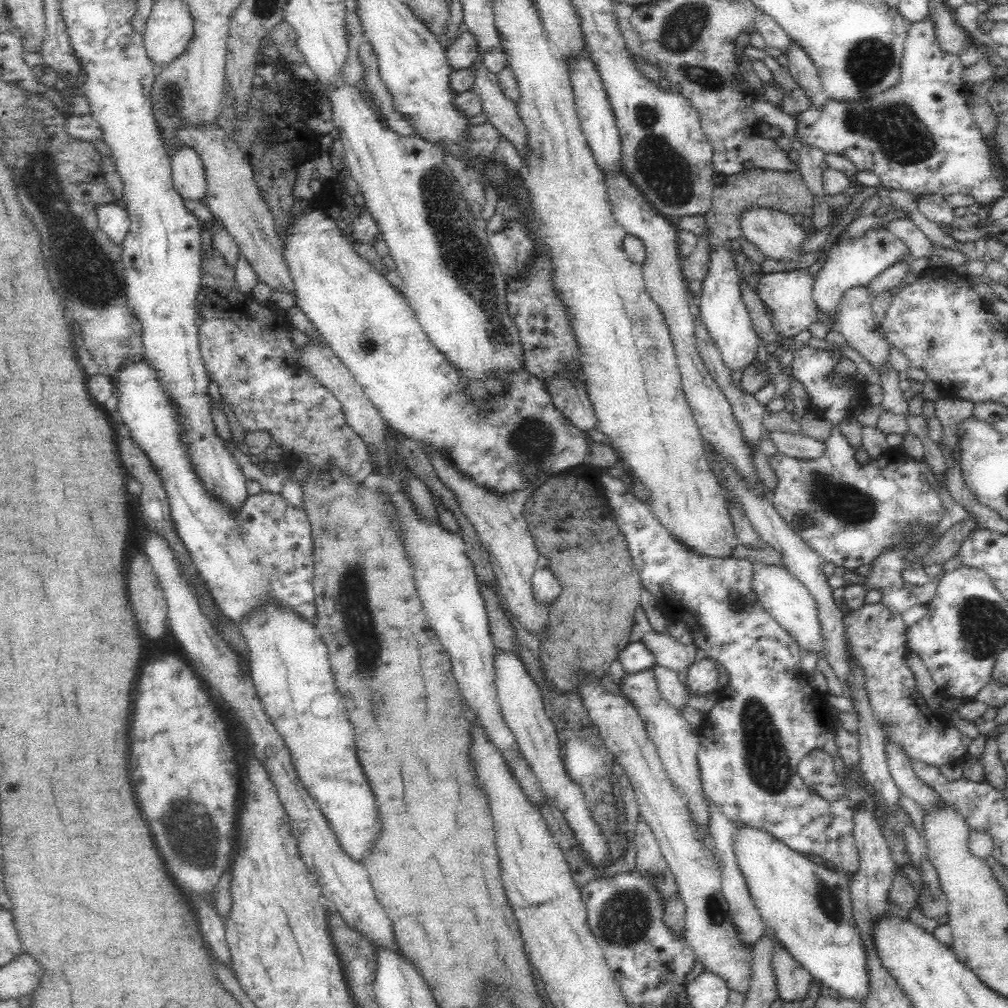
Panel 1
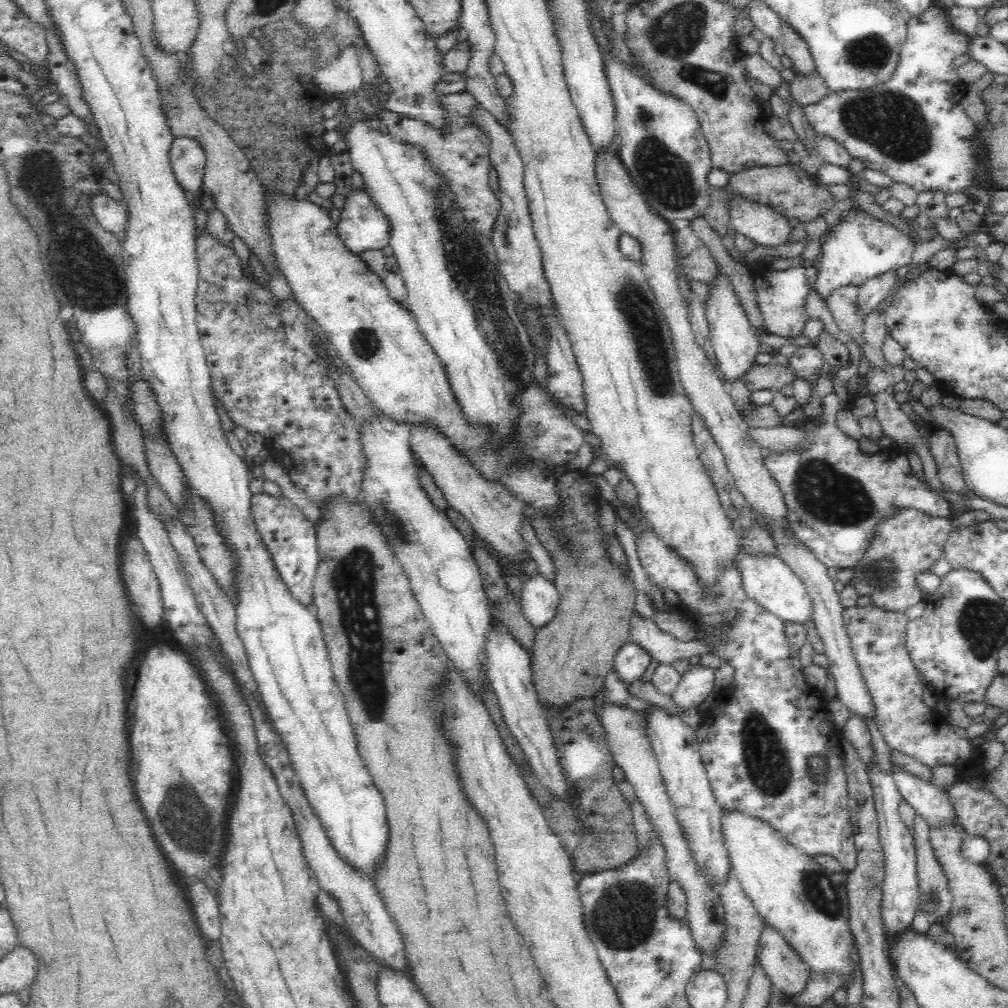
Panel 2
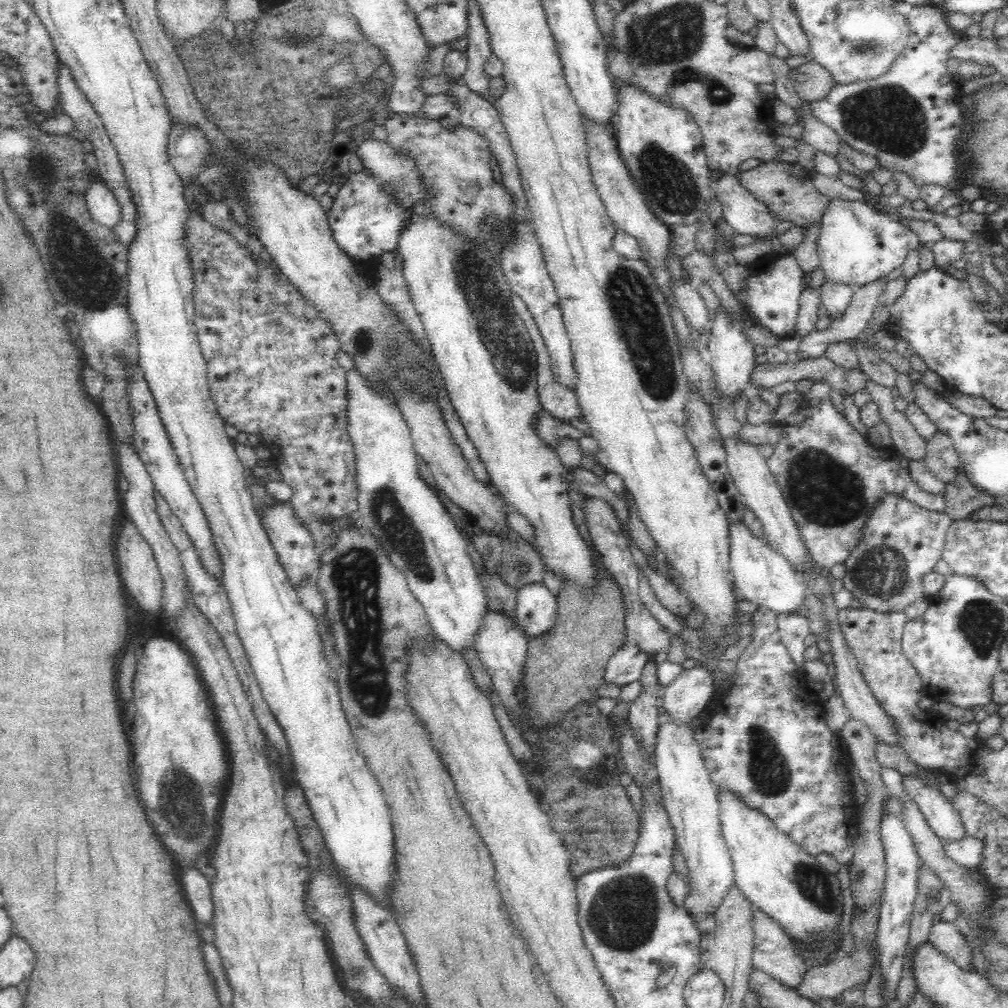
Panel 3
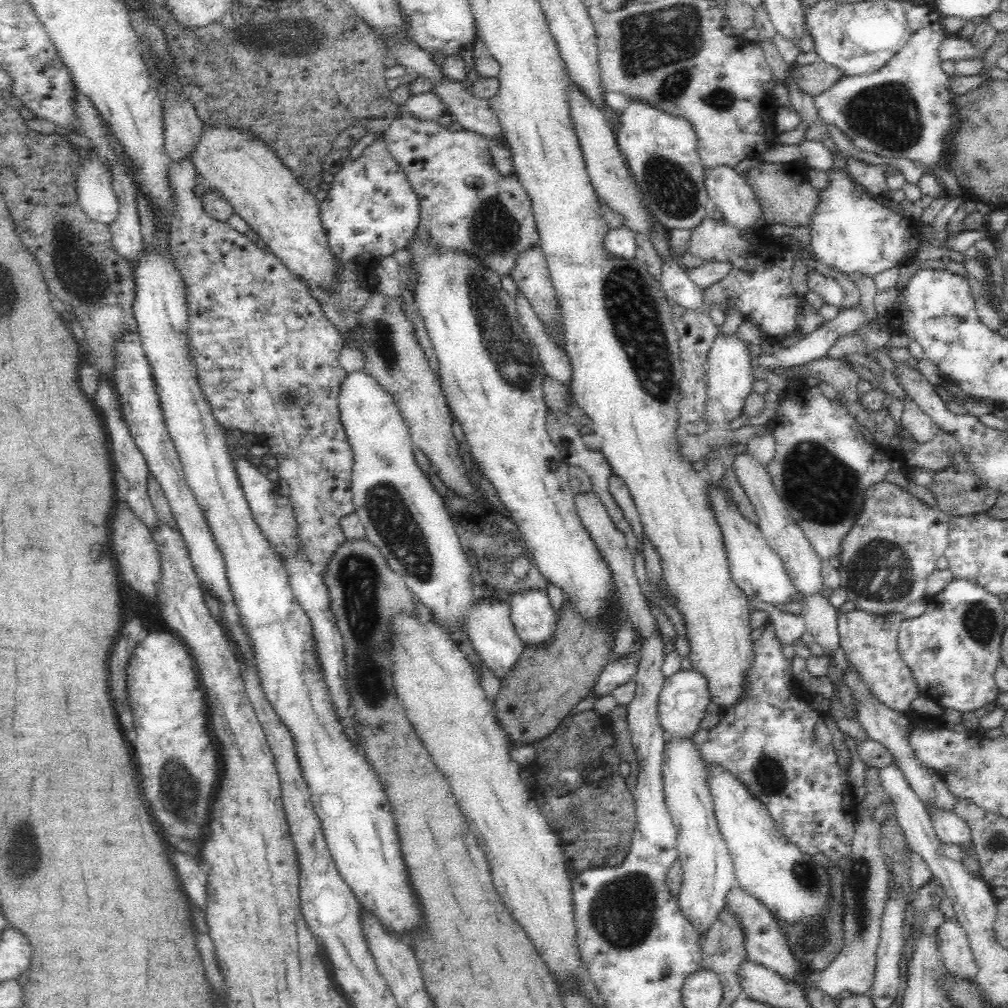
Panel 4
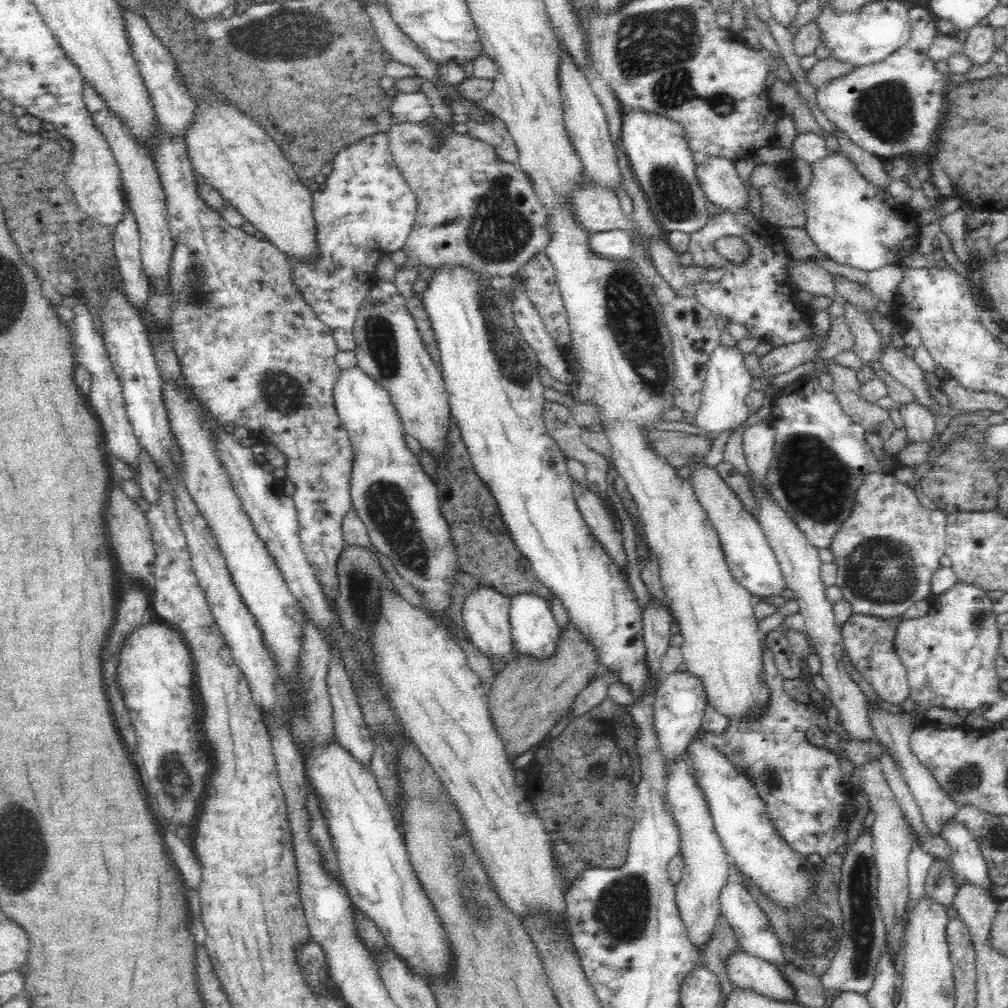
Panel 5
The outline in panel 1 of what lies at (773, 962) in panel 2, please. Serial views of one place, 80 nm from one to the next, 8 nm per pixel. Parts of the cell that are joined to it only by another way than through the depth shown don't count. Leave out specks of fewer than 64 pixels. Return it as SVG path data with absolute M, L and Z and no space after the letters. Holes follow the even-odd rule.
M781 944L777 946L773 962L779 998L784 1002L803 1001L810 993L812 976Z

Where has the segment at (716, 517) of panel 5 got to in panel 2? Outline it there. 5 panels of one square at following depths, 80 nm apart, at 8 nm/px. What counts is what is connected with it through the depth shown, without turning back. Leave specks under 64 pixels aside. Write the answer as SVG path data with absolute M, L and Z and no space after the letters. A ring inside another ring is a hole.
M737 554L737 563L742 577L742 584L748 598L755 600L760 606L763 606L768 612L776 615L776 617L782 619L784 624L796 623L804 625L807 629L808 622L813 620L813 604L803 585L803 582L798 578L786 563L776 555L742 555Z

